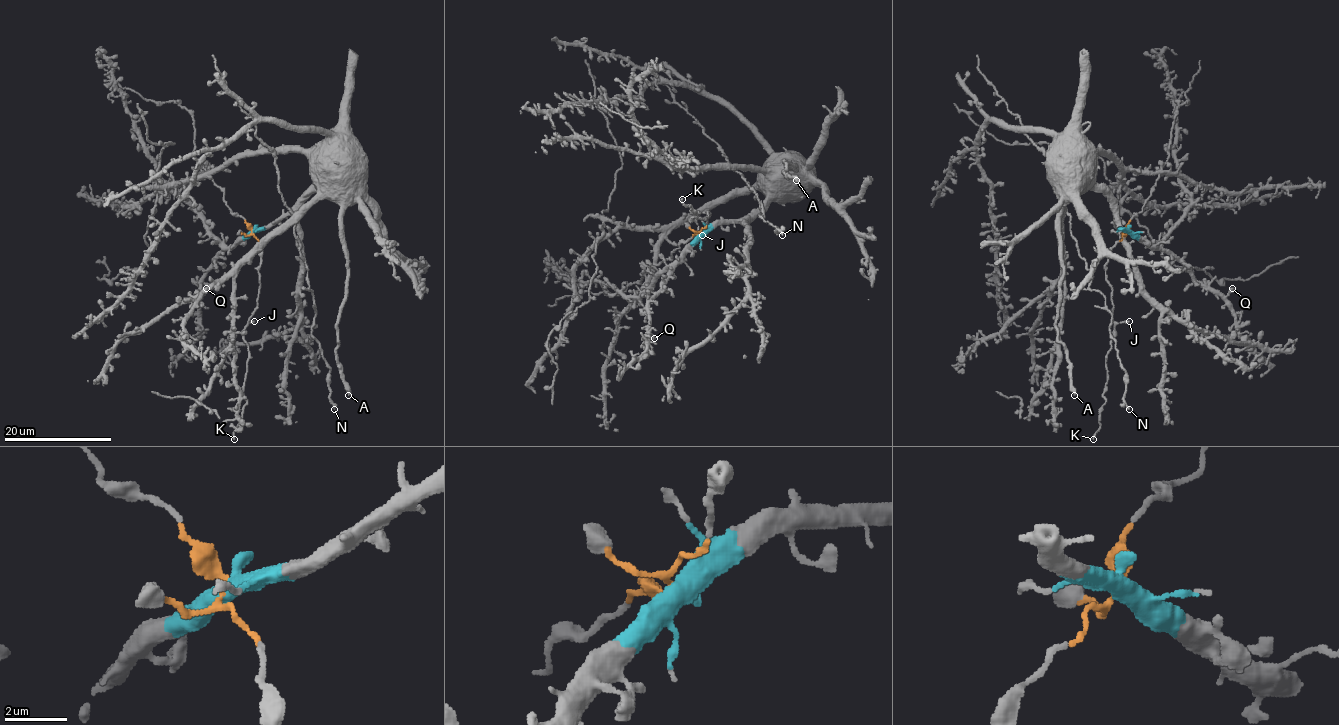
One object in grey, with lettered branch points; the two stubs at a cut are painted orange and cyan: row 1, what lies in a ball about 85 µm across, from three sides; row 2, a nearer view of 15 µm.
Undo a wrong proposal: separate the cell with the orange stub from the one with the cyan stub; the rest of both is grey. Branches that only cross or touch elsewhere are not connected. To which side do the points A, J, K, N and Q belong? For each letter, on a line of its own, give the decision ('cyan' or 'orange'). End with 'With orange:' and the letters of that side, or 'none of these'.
A: cyan
J: orange
K: orange
N: cyan
Q: cyan
With orange: J, K

